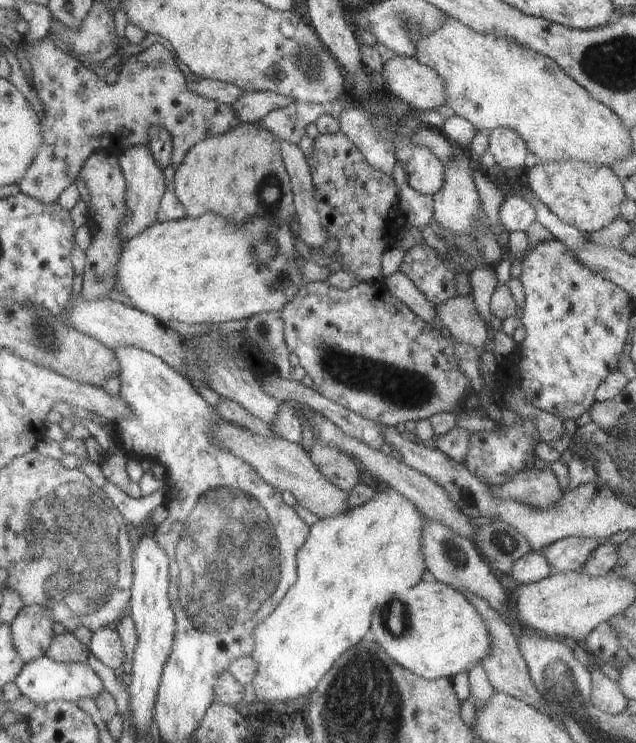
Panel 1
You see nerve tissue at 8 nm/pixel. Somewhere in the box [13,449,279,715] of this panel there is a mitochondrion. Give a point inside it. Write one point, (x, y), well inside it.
(58, 524)

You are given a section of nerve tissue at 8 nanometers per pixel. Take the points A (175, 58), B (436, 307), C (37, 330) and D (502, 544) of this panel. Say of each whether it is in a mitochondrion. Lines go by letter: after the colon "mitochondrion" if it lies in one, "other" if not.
A: other
B: other
C: mitochondrion
D: mitochondrion

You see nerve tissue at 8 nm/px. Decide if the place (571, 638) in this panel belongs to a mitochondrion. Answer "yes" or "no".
no

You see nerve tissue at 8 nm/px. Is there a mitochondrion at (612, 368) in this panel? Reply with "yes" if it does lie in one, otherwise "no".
no

